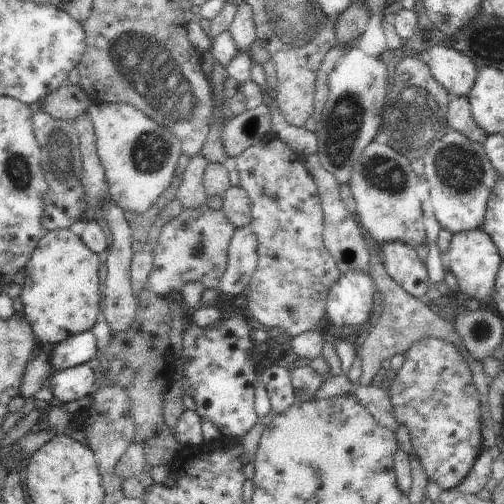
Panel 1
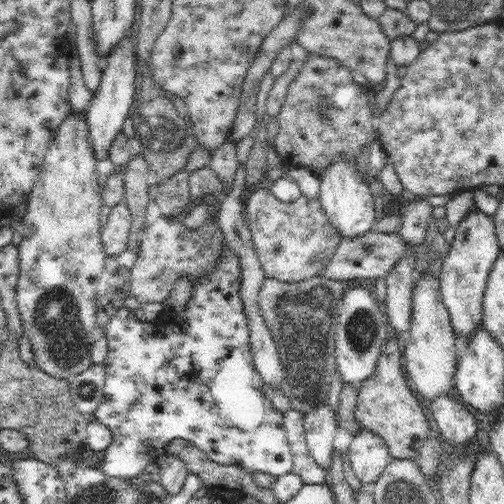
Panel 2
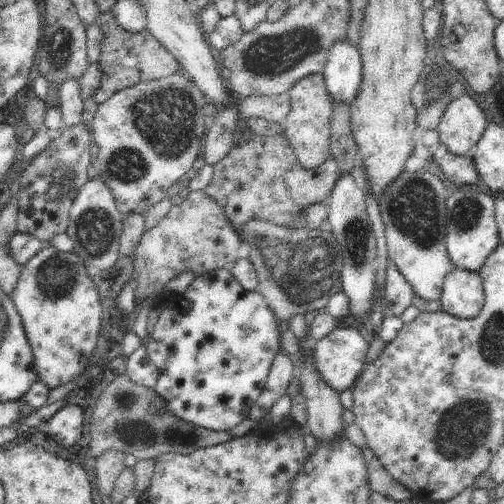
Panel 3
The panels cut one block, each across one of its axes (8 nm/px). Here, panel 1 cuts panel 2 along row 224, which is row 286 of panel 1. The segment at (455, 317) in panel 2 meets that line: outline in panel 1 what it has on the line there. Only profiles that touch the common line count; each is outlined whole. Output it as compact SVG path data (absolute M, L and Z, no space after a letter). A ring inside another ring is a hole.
M463 230L453 234L451 242L449 242L449 250L447 250L447 258L445 262L449 264L449 272L455 276L459 292L467 298L467 300L477 300L483 302L487 296L493 296L493 286L495 286L495 274L499 270L501 258L497 248L493 246L491 238L481 230Z

